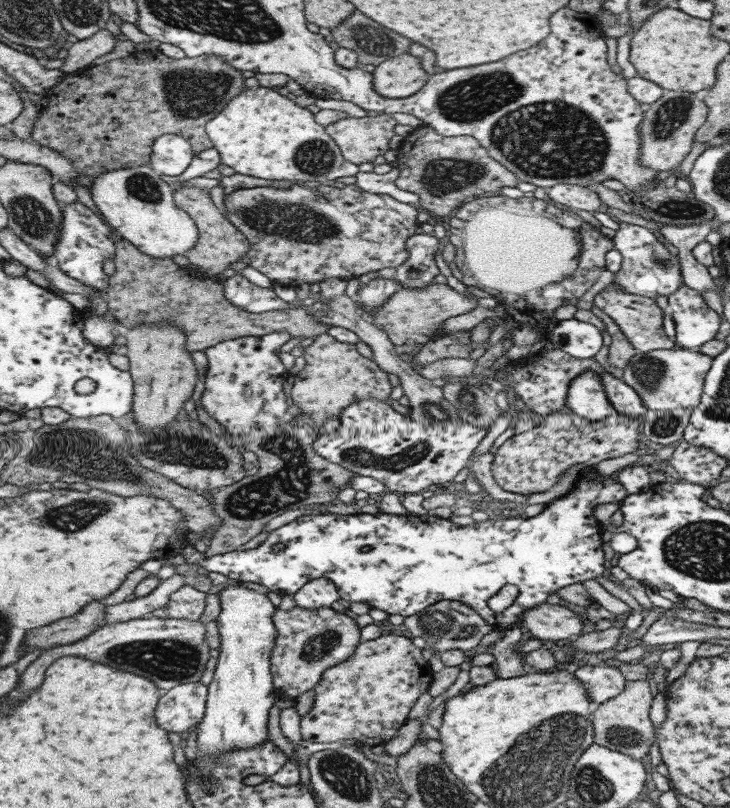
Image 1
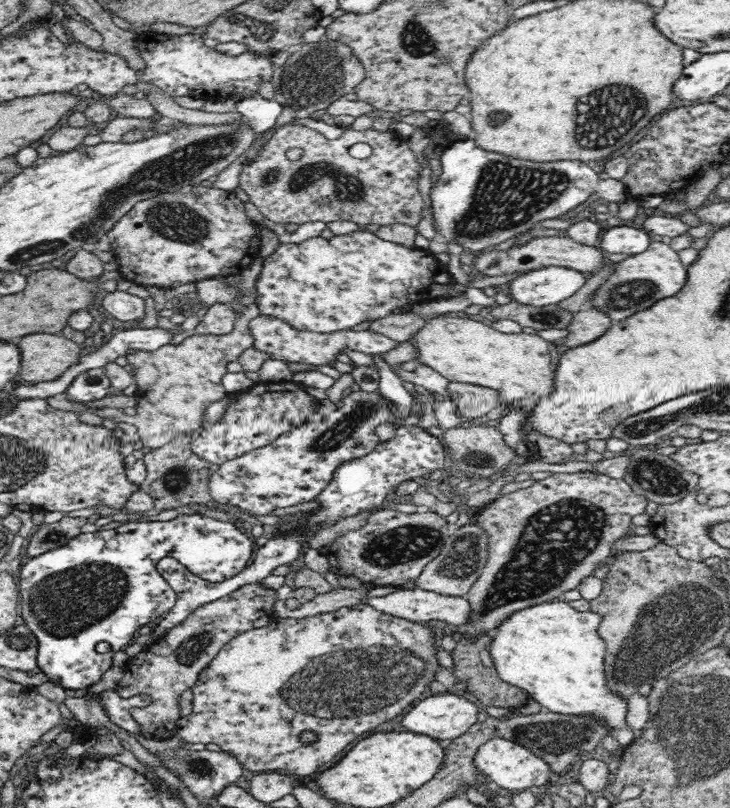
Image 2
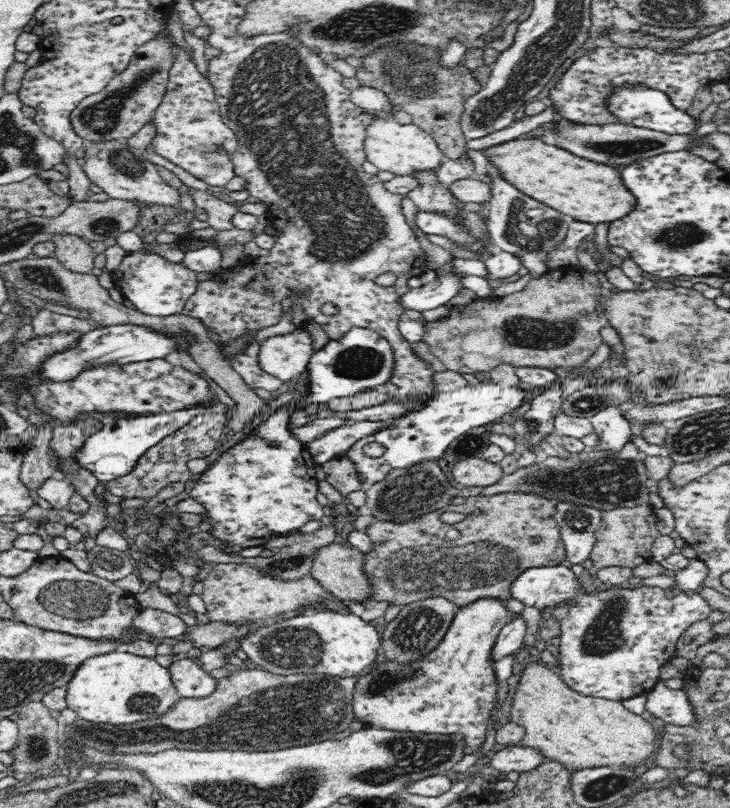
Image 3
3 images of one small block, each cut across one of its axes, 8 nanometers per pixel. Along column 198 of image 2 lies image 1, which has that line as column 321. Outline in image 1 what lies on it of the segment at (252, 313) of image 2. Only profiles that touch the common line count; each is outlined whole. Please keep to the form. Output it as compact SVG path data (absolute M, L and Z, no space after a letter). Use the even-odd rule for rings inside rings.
M322 333L317 335L315 340L304 348L302 358L305 359L305 366L293 375L293 388L289 390L291 404L295 405L299 410L298 414L292 417L296 423L304 427L313 428L315 425L321 427L327 418L339 418L339 414L347 406L351 406L353 402L367 400L367 398L389 403L391 386L389 385L388 374L380 370L373 360L359 354L354 345L337 342L337 340L330 338L329 335Z

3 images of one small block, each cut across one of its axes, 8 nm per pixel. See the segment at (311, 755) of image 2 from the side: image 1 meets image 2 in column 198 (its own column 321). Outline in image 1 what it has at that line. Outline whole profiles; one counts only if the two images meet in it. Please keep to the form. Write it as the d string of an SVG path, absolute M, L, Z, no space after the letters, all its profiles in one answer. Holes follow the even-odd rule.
M389 633L360 642L349 658L327 667L320 674L319 682L310 688L313 692L311 709L299 720L302 740L332 746L338 746L339 740L355 740L355 744L369 747L384 743L406 722L407 713L415 700L427 691L432 673L427 661L421 657L421 649L415 647L411 639Z

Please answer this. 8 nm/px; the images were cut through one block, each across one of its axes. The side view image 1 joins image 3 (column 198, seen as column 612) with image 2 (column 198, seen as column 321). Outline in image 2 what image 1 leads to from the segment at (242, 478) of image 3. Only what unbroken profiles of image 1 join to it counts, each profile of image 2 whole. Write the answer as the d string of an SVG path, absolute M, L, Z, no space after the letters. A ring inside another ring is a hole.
M181 510L172 520L143 521L127 518L117 528L92 533L78 532L63 545L30 557L19 572L19 598L22 621L38 639L37 666L49 681L68 690L86 690L100 684L104 672L112 666L112 656L132 640L141 626L155 624L176 604L177 594L157 570L157 562L166 557L178 560L202 580L219 583L240 574L252 558L255 540L248 538L234 523ZM98 642L108 642L108 652L97 652Z

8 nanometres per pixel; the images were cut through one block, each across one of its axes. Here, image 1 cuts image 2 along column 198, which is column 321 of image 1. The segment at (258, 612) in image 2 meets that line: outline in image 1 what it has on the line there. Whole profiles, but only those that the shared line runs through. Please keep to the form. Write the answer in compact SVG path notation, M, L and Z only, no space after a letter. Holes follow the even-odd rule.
M295 605L290 610L277 607L271 616L276 633L270 652L269 670L275 692L294 700L319 682L320 674L353 654L359 642L359 627L346 616L341 606L305 610Z

